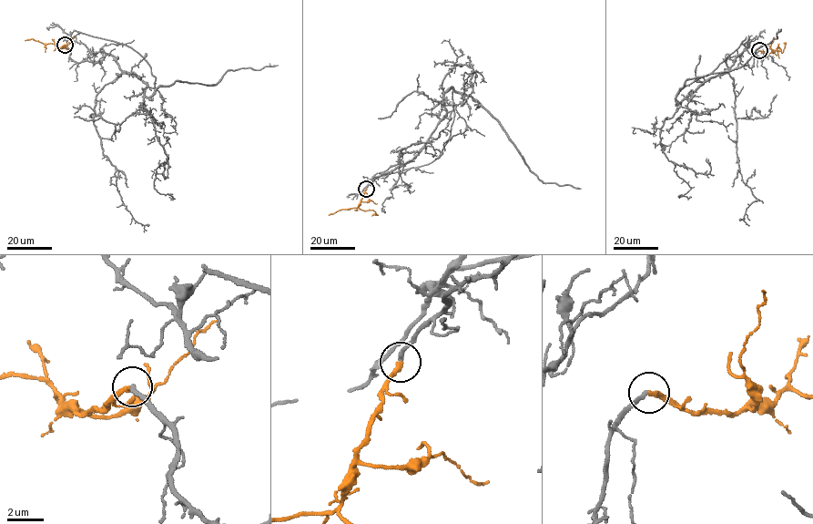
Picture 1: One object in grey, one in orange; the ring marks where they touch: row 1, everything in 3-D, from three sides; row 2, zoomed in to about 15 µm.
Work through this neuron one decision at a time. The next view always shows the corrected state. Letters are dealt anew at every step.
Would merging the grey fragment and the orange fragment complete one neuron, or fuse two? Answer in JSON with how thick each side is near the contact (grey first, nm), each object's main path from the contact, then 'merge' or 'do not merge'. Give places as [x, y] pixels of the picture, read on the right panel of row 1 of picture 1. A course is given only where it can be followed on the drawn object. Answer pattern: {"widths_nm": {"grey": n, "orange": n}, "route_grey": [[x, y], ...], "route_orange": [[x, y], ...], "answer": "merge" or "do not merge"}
{"widths_nm": {"grey": 240, "orange": 280}, "route_grey": [[758, 50], [751, 67], [738, 56], [726, 72], [676, 99], [687, 79], [740, 67], [781, 28]], "route_orange": [[759, 50], [773, 53], [779, 46], [780, 50]], "answer": "merge"}

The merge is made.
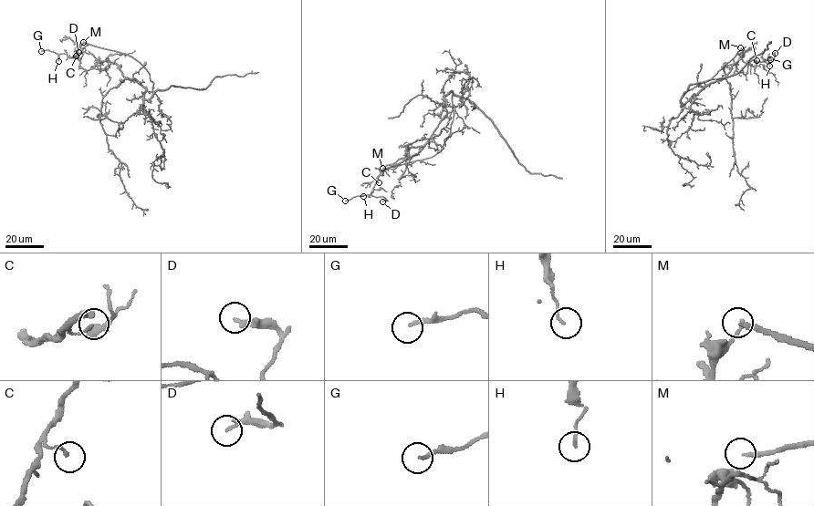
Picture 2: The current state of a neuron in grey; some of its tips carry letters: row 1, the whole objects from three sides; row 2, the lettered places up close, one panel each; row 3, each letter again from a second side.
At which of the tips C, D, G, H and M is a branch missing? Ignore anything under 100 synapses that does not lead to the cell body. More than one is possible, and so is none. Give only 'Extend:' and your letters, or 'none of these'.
Extend: M

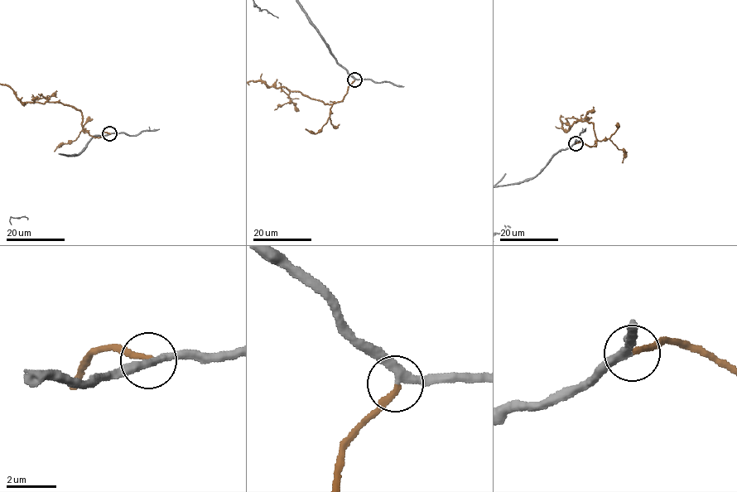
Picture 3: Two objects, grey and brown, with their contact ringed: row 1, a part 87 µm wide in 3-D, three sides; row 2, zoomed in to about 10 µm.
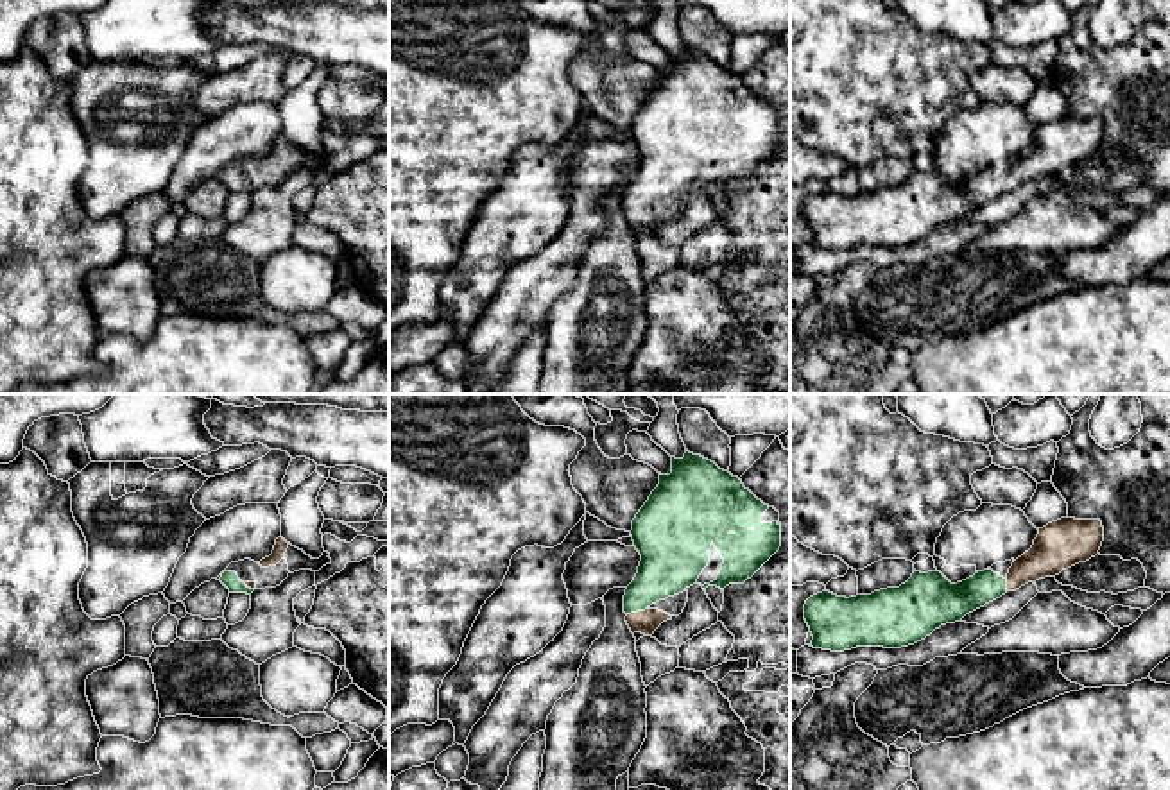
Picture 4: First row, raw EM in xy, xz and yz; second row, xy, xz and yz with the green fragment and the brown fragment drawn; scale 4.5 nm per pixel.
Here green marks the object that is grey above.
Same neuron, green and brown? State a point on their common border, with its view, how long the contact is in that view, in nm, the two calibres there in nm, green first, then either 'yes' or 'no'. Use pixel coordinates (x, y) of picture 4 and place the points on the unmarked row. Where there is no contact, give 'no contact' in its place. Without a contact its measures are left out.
contact xz (636, 210); length 90 nm; calibres 240 and 110 nm; yes

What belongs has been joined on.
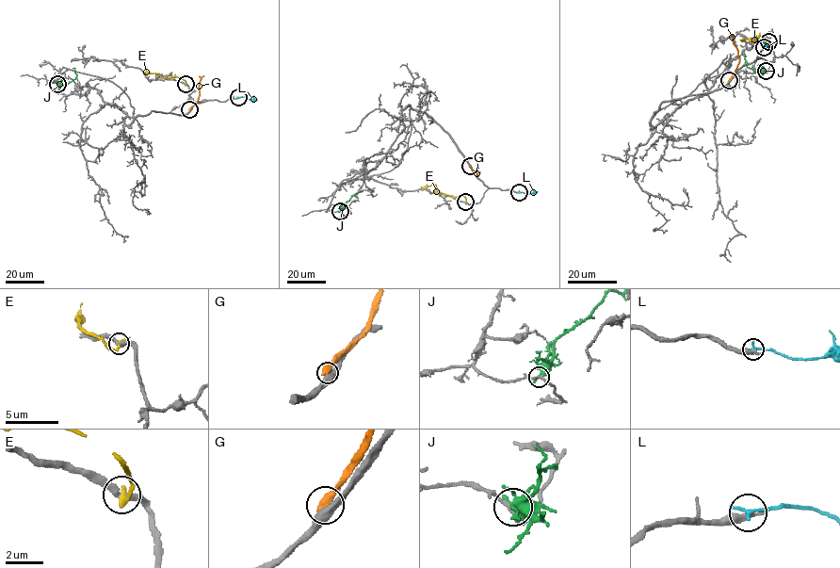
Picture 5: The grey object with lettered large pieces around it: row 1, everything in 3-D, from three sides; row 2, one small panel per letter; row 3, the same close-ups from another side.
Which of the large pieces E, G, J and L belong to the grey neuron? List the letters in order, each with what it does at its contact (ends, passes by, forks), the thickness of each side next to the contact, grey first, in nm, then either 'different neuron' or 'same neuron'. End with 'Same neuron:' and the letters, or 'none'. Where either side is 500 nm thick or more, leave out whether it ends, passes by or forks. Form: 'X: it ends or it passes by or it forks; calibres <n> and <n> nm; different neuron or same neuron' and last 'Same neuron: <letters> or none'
E: it ends; calibres 320 and 280 nm; different neuron
G: calibres 500 and 550 nm; different neuron
J: it ends; calibres 160 and 440 nm; different neuron
L: it ends; calibres 440 and 260 nm; different neuron
Same neuron: none

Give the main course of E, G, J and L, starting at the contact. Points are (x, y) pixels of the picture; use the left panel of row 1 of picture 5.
E: (185, 84), (185, 80), (176, 76), (159, 77), (158, 73), (143, 73)
G: (189, 109), (199, 96), (200, 82), (204, 75)
J: (58, 84), (67, 85), (75, 77), (72, 68)
L: (238, 97), (250, 99), (252, 96)

